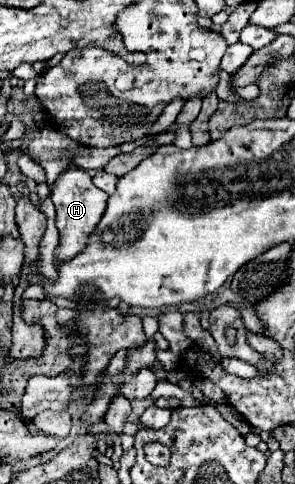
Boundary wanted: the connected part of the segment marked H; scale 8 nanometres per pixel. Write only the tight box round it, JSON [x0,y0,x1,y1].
[52,169,108,263]

